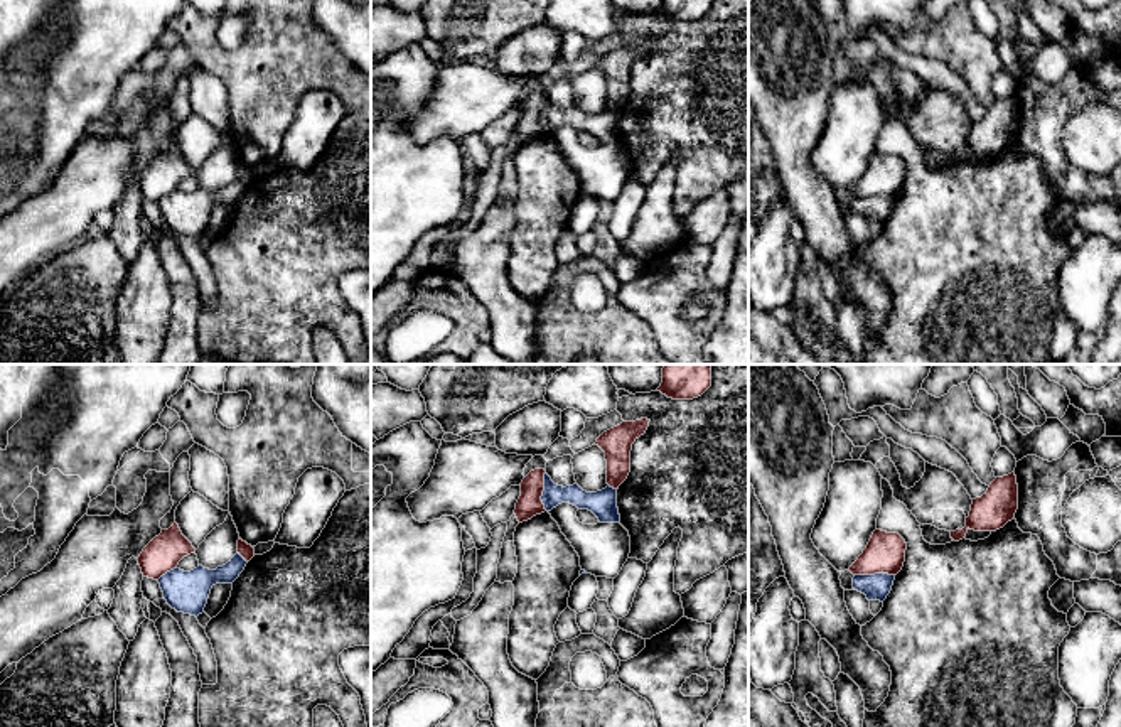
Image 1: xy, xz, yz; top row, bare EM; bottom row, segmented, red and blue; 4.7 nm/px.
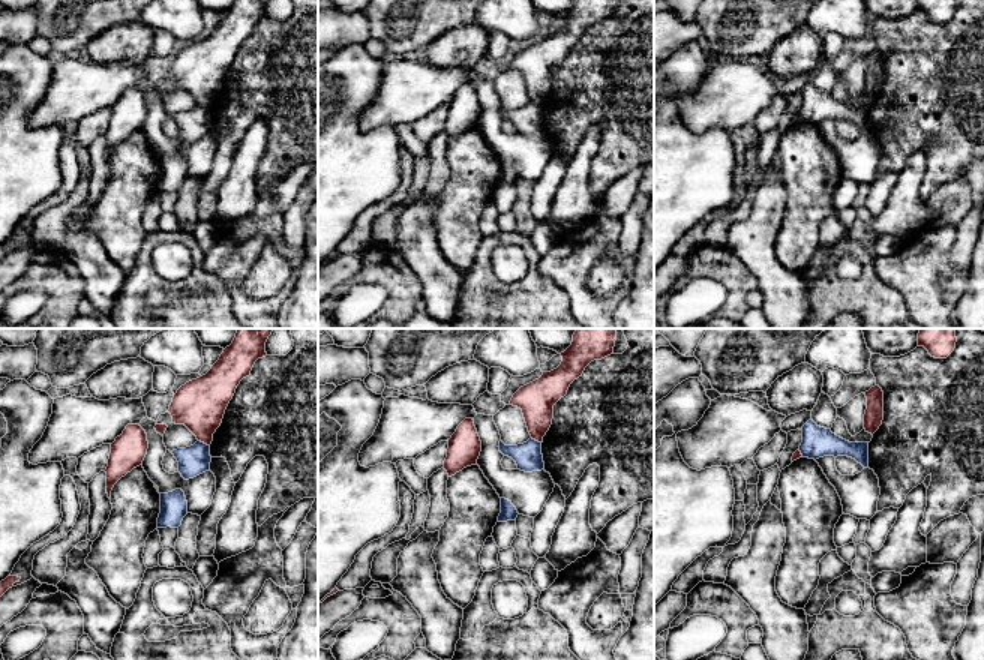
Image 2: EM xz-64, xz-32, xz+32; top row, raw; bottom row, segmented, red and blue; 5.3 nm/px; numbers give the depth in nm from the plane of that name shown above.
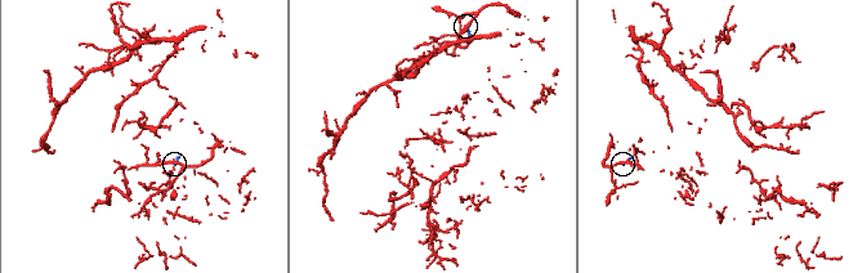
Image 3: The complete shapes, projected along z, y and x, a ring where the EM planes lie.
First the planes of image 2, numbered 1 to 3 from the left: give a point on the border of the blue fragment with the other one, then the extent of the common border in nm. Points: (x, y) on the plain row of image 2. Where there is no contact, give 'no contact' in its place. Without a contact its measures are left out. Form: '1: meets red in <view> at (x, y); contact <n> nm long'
1: meets red in xz-64 at (204, 107); contact 70 nm long
2: meets red in xz-32 at (536, 104); contact 70 nm long
3: meets red in xz+32 at (800, 117); contact 50 nm long

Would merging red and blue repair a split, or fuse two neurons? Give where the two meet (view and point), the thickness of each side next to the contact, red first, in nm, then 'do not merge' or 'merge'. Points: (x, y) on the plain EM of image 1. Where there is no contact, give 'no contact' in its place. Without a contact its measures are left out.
yz (874, 196) | 190/120 nm | do not merge

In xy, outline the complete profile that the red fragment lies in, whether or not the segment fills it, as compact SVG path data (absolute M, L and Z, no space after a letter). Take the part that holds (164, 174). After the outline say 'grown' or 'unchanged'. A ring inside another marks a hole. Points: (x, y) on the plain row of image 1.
M174 145L143 170L138 187L143 199L158 202L167 194L177 191L179 184L190 175L196 175L196 170L182 157L179 147Z; unchanged

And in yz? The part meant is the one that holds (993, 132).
M1015 94L996 100L981 120L973 121L966 148L951 153L951 160L959 164L969 152L996 153L1015 140L1016 132L1018 106Z; unchanged

